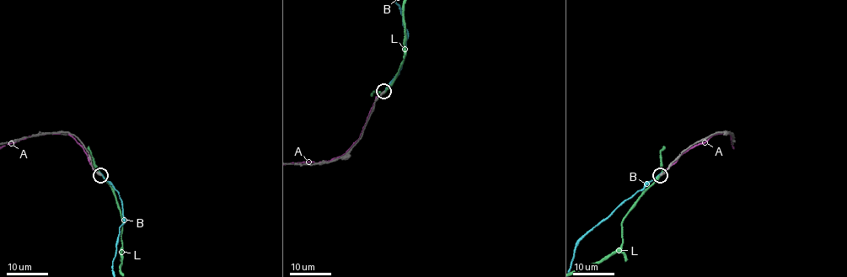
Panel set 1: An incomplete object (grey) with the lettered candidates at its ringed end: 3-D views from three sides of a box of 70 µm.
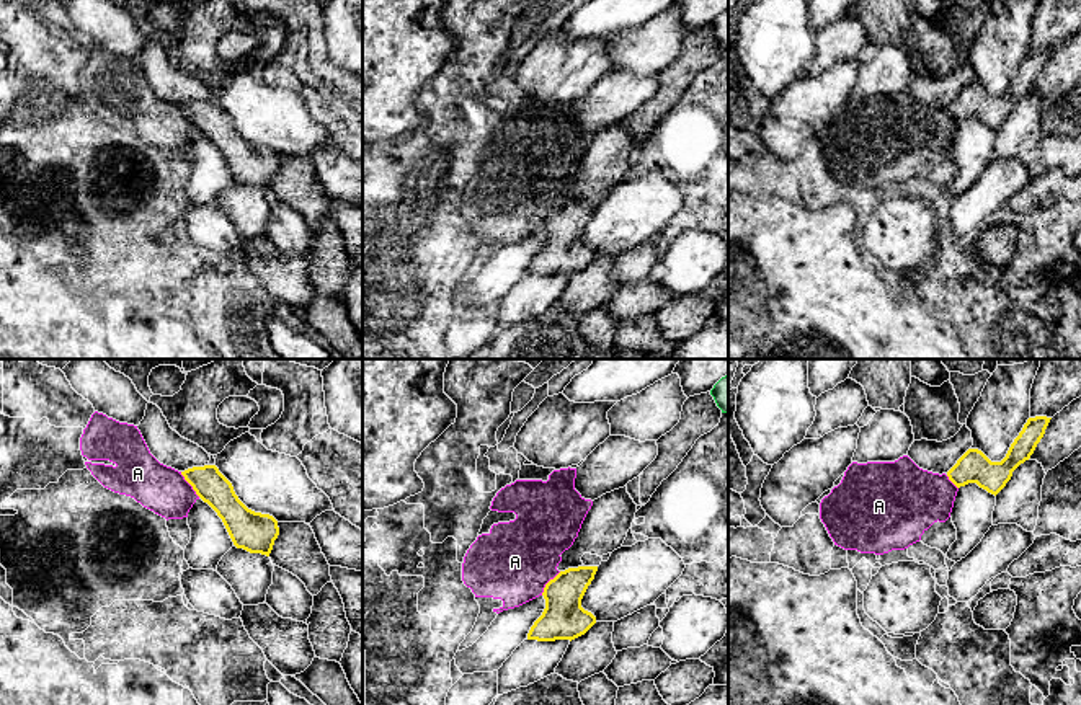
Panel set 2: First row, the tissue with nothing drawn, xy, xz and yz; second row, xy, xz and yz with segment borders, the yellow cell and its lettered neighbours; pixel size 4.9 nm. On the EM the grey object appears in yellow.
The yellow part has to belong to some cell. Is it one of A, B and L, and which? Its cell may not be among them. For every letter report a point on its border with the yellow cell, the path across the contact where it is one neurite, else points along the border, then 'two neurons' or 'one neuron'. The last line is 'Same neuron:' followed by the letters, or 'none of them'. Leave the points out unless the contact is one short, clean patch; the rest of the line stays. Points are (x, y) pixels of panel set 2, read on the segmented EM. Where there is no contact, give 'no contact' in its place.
A: meets yellow in xy at (190, 483); two neurons
B: no contact; two neurons
L: no contact; two neurons
Same neuron: none of them

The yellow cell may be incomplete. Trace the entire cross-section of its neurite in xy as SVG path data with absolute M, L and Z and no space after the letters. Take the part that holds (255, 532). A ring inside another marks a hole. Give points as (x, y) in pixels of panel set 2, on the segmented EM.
M216 465L193 467L181 475L217 512L237 548L269 556L279 535L278 521L273 516L248 509Z

